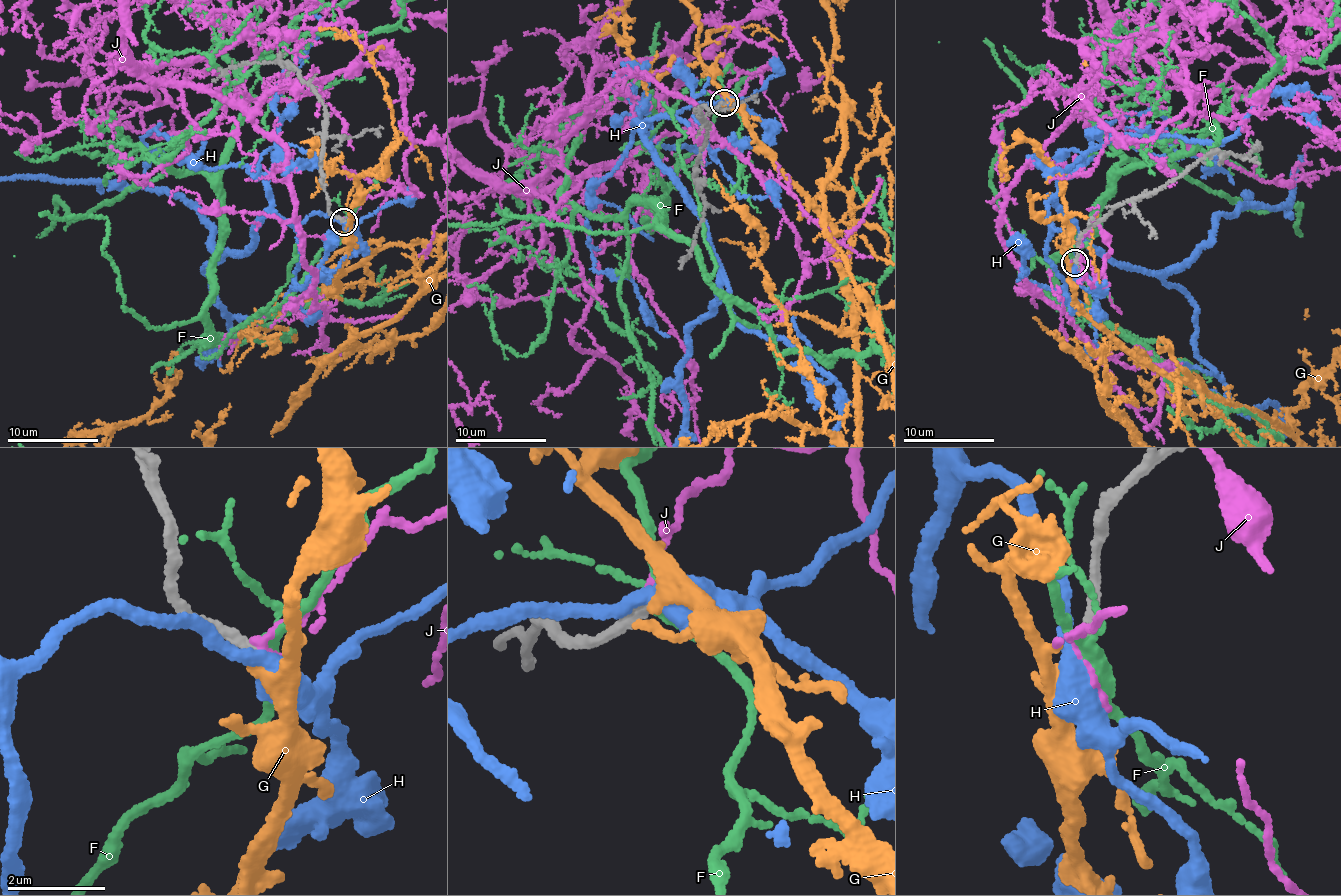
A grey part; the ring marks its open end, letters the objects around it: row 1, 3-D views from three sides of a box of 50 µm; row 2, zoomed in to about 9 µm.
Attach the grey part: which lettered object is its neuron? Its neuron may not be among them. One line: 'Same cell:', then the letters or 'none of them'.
Same cell: G

